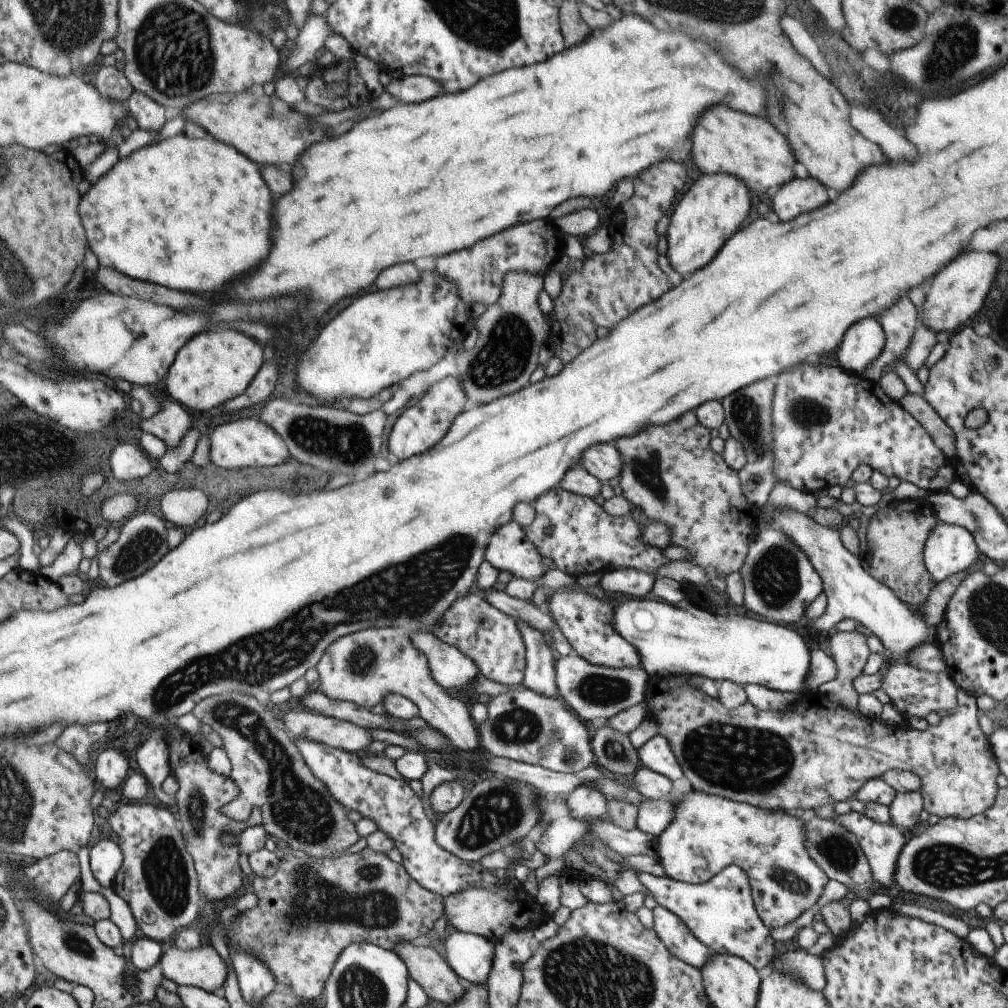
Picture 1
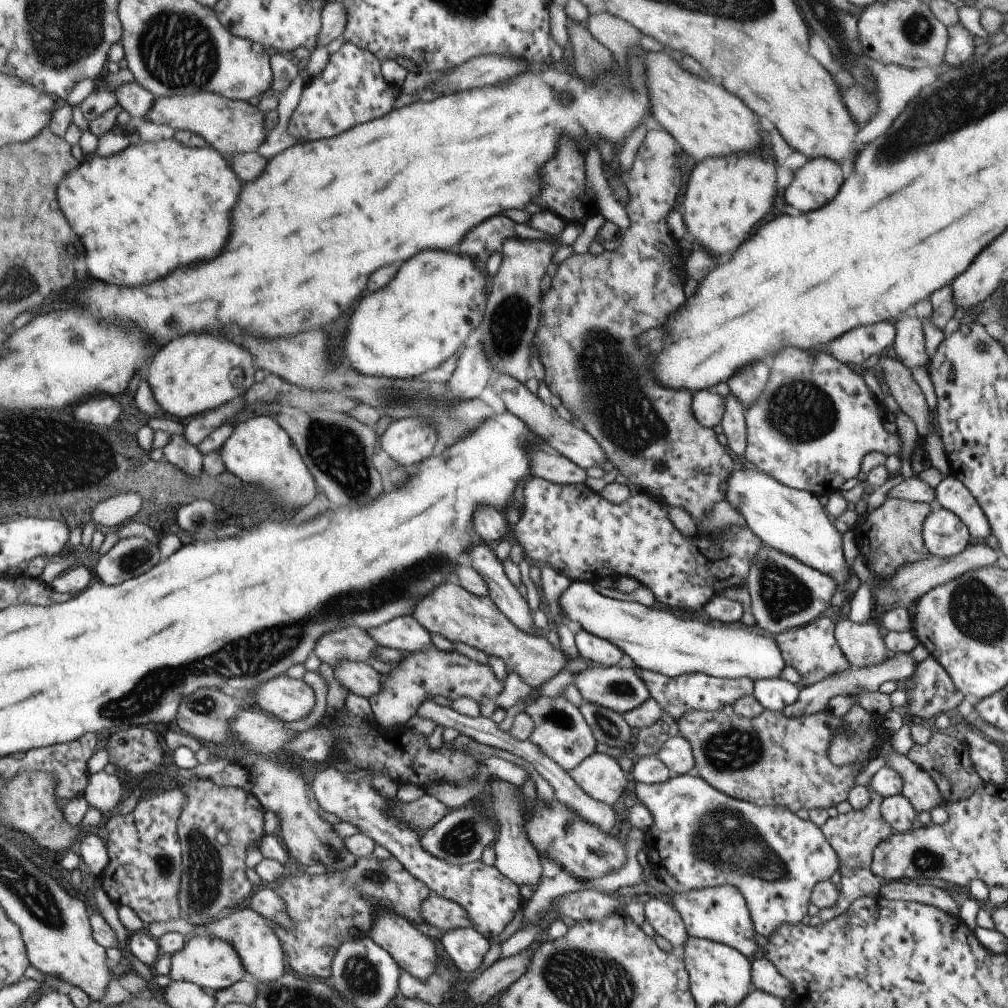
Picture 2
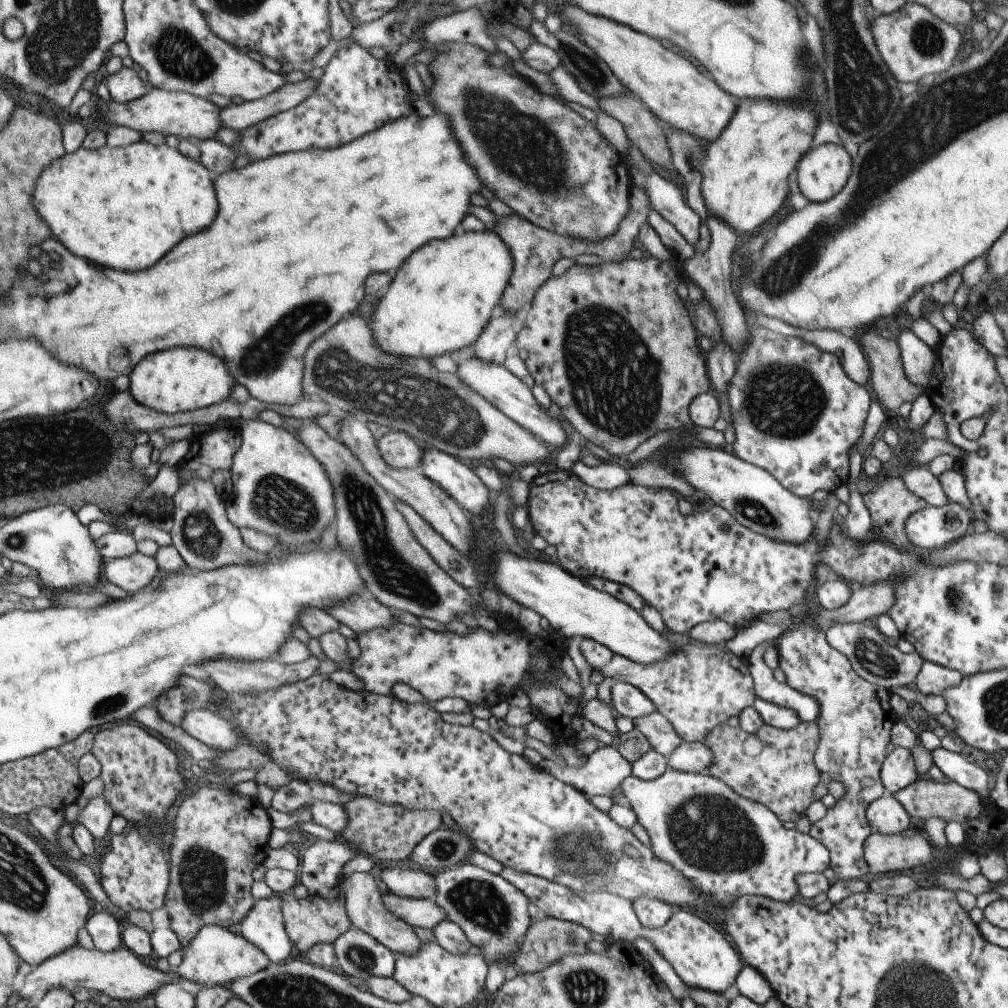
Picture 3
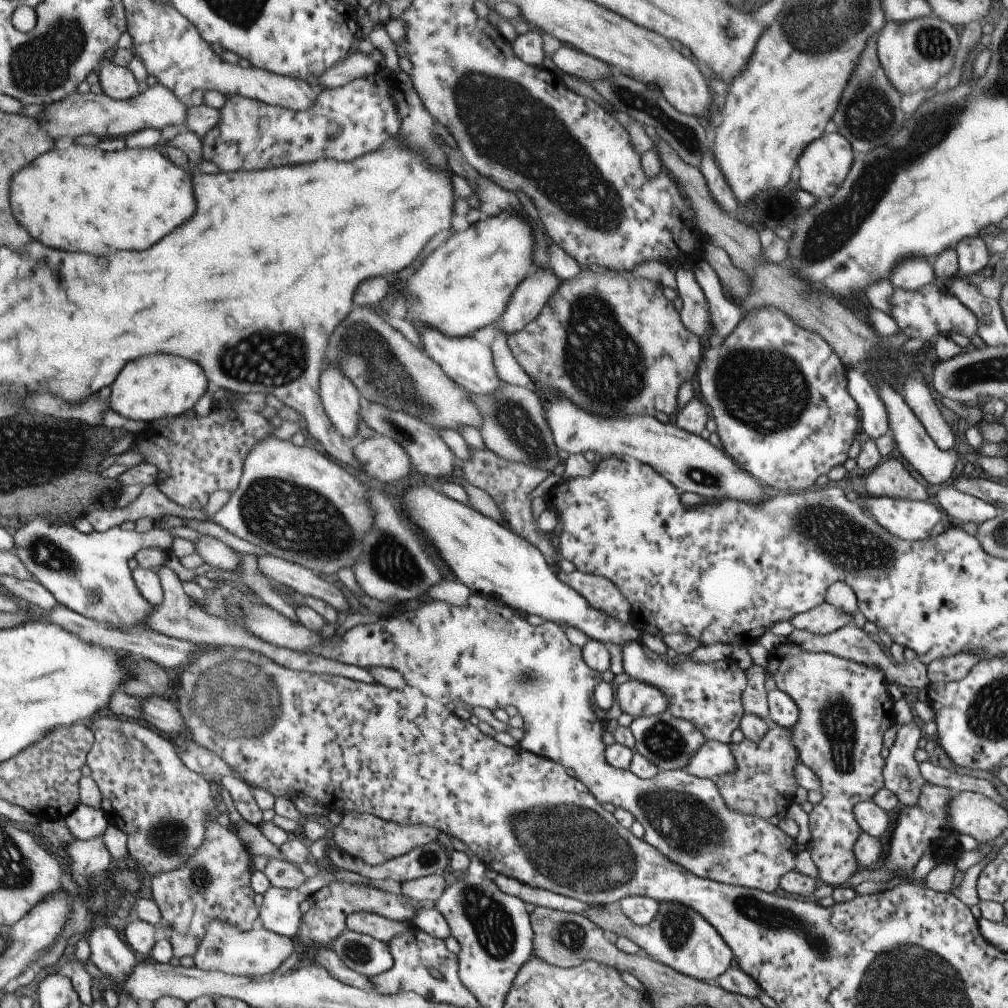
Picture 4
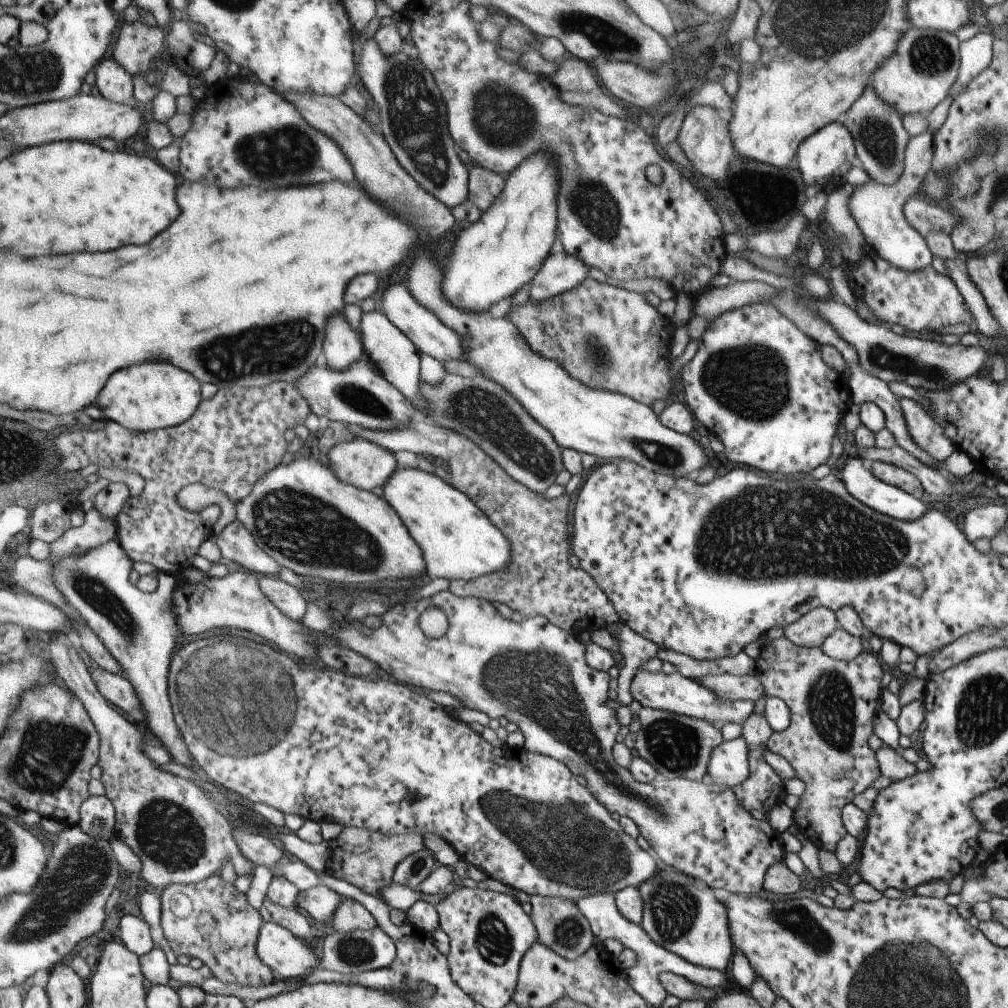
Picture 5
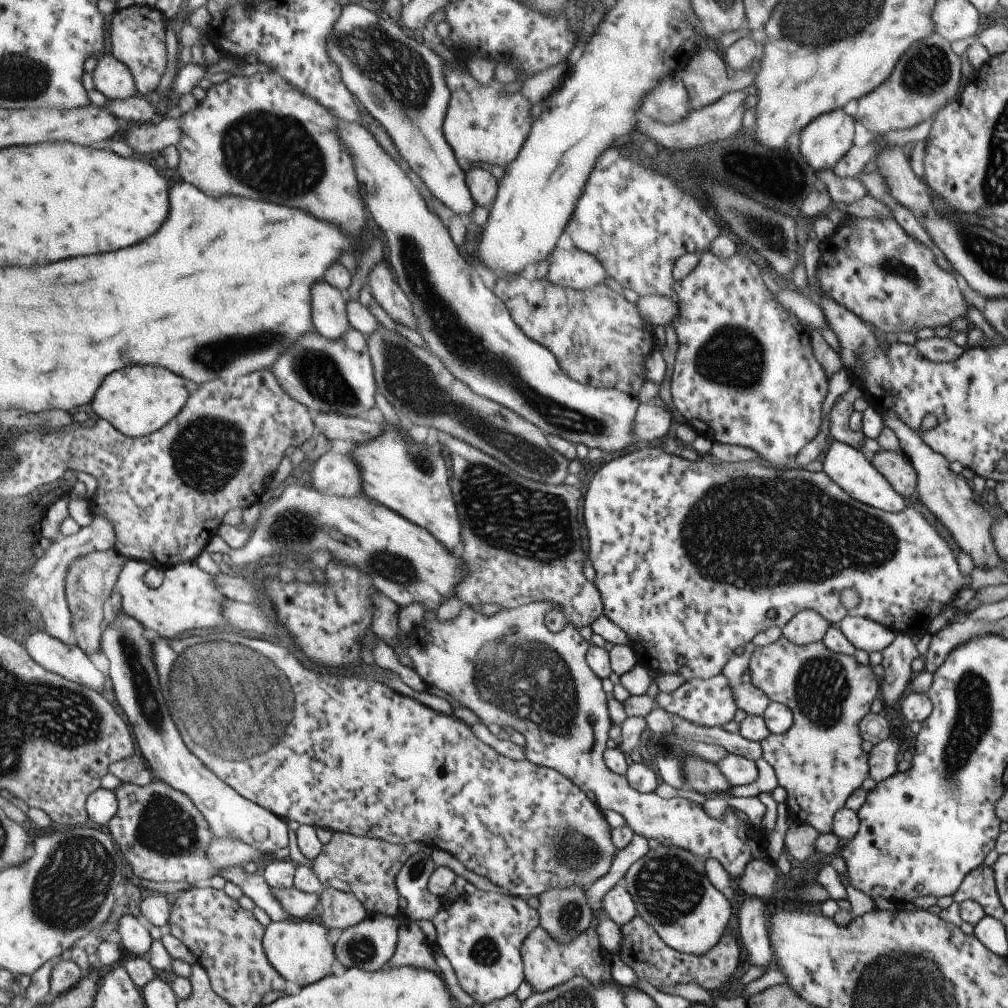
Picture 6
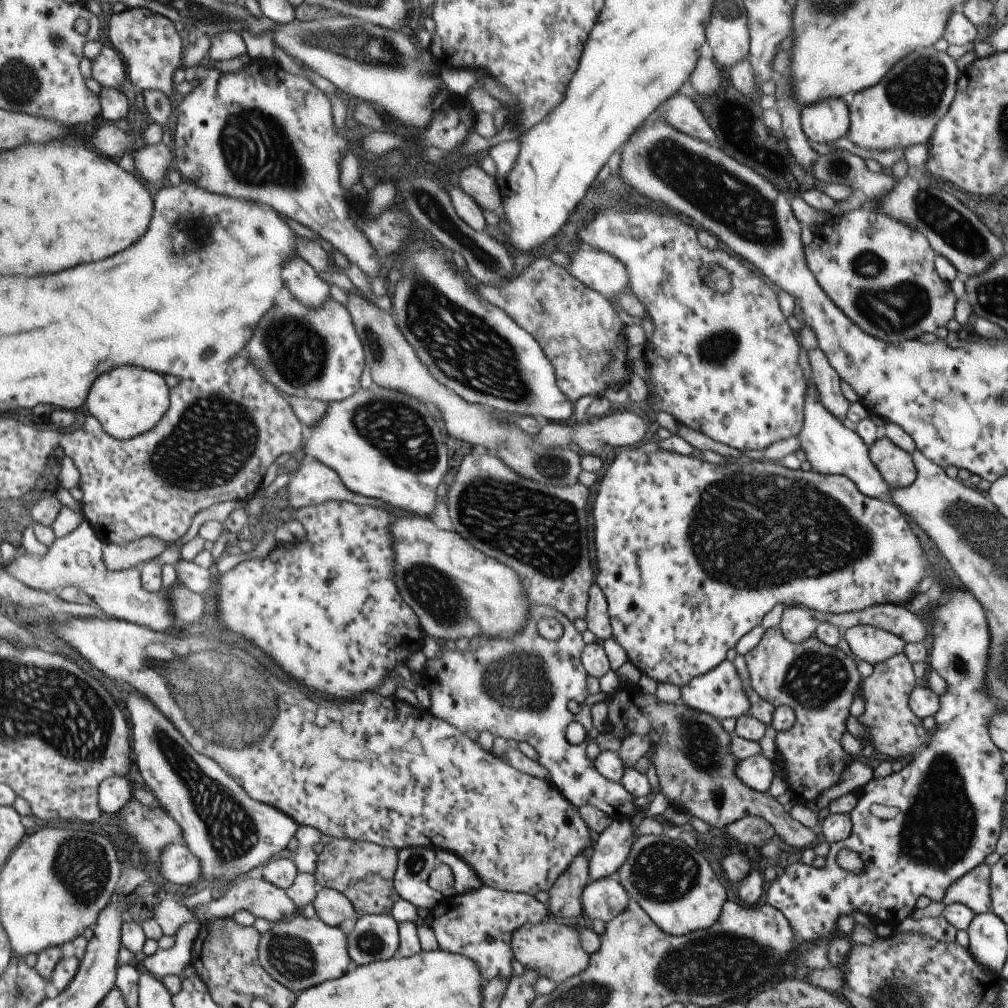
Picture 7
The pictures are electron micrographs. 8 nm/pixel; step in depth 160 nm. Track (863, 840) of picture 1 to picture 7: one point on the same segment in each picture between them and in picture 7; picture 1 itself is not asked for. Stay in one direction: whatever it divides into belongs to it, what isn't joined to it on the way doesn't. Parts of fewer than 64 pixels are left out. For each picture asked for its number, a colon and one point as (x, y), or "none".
2: (853, 835)
3: (854, 718)
4: (843, 710)
5: (831, 702)
6: (818, 760)
7: (816, 681)

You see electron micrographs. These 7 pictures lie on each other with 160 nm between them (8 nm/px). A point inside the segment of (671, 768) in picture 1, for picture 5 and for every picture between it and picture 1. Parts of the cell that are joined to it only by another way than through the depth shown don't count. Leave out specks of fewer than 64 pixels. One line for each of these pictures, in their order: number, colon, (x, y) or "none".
2: (676, 754)
3: (693, 757)
4: (713, 758)
5: (728, 765)

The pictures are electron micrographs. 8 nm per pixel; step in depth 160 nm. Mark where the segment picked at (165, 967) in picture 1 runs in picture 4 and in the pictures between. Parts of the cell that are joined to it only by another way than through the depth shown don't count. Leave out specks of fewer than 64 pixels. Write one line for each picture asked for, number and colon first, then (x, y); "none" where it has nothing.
2: (210, 962)
3: (217, 956)
4: (258, 951)

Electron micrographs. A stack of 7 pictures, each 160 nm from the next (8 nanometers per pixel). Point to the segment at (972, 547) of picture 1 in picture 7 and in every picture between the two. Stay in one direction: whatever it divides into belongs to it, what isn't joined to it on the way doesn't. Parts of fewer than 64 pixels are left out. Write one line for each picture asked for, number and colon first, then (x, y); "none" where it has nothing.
2: (943, 534)
3: (931, 528)
4: (909, 520)
5: (860, 483)
6: (847, 467)
7: (831, 447)

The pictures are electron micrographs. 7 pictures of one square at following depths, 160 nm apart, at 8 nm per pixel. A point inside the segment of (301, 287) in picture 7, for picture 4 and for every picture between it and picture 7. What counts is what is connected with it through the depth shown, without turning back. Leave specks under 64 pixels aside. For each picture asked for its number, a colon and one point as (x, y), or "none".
4: (340, 400)
5: (341, 345)
6: (327, 307)

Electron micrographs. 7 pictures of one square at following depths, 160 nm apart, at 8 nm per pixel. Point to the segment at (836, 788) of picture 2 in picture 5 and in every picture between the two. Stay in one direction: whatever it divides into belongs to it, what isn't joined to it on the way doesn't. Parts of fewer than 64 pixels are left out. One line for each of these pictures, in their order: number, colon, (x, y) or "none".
3: (774, 767)
4: (763, 786)
5: (762, 789)

